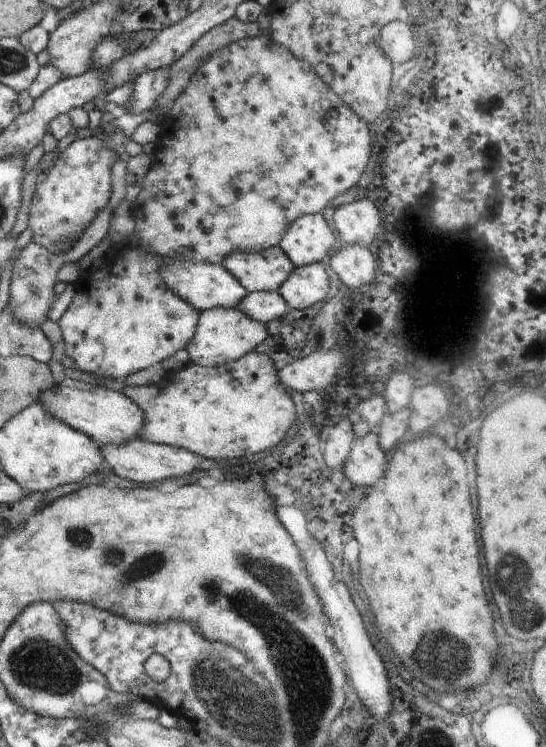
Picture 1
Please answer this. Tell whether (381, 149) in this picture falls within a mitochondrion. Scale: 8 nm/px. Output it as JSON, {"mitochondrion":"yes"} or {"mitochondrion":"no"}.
{"mitochondrion":"no"}

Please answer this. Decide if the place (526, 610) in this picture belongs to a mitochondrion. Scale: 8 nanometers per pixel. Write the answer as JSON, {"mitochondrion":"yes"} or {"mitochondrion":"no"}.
{"mitochondrion":"yes"}

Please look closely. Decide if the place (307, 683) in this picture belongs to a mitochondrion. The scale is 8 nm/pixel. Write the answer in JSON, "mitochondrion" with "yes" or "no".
{"mitochondrion":"yes"}

